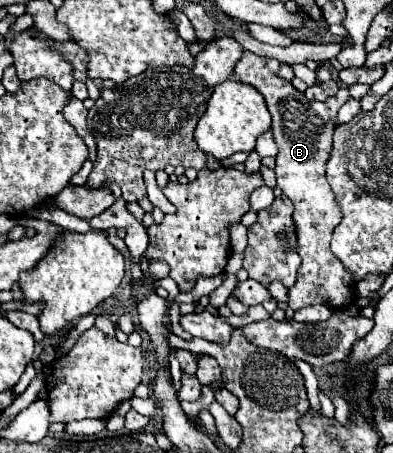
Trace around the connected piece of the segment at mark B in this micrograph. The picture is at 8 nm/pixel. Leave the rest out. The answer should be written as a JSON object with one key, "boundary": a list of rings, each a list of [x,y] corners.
{"boundary":[[[246,50],[235,66],[235,76],[241,82],[255,86],[267,100],[267,108],[273,116],[271,132],[279,146],[277,154],[277,186],[283,194],[293,202],[293,220],[297,230],[297,252],[301,256],[301,268],[297,272],[297,282],[289,288],[289,306],[293,310],[325,304],[331,310],[341,310],[351,304],[353,294],[353,276],[345,272],[345,266],[333,256],[329,242],[335,226],[341,222],[341,208],[337,208],[337,200],[329,182],[325,180],[325,160],[329,160],[329,148],[333,144],[333,128],[337,126],[337,112],[347,102],[347,90],[339,90],[327,102],[311,102],[293,88],[291,82],[277,78],[279,62],[271,58],[257,56]]]}

